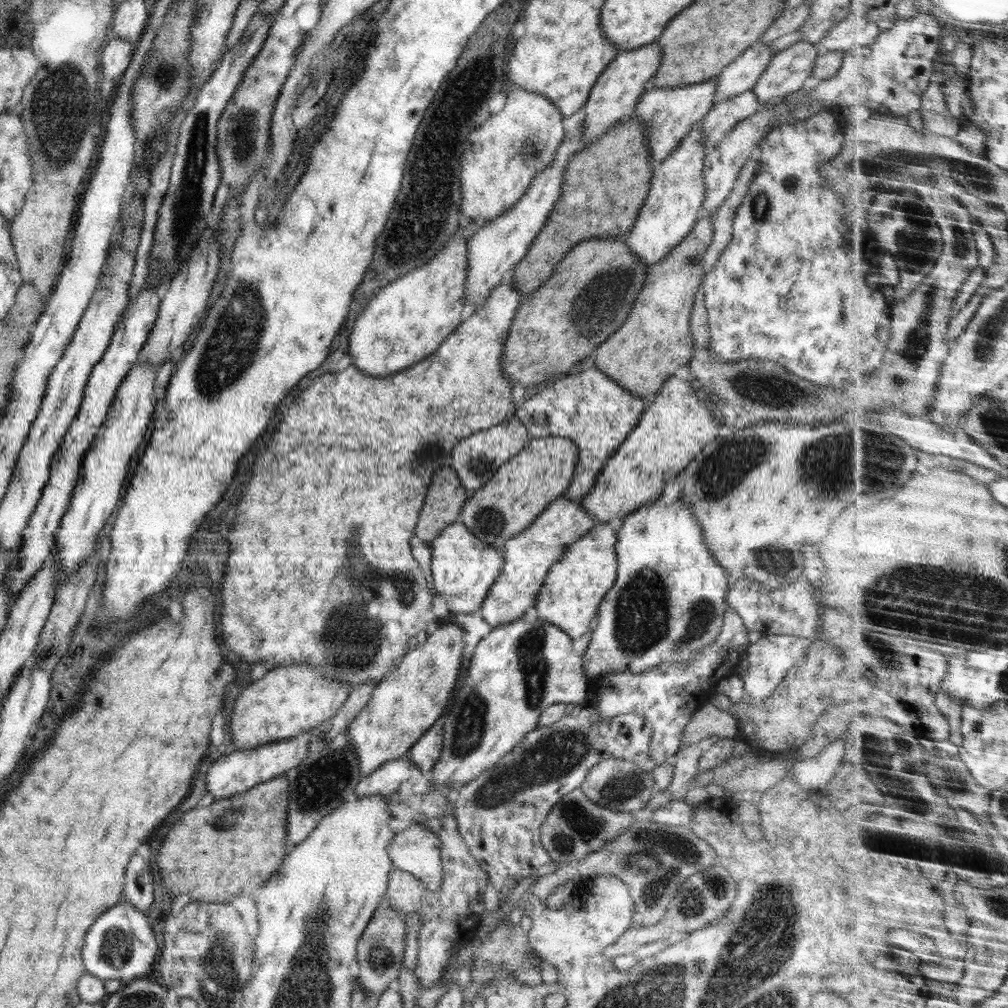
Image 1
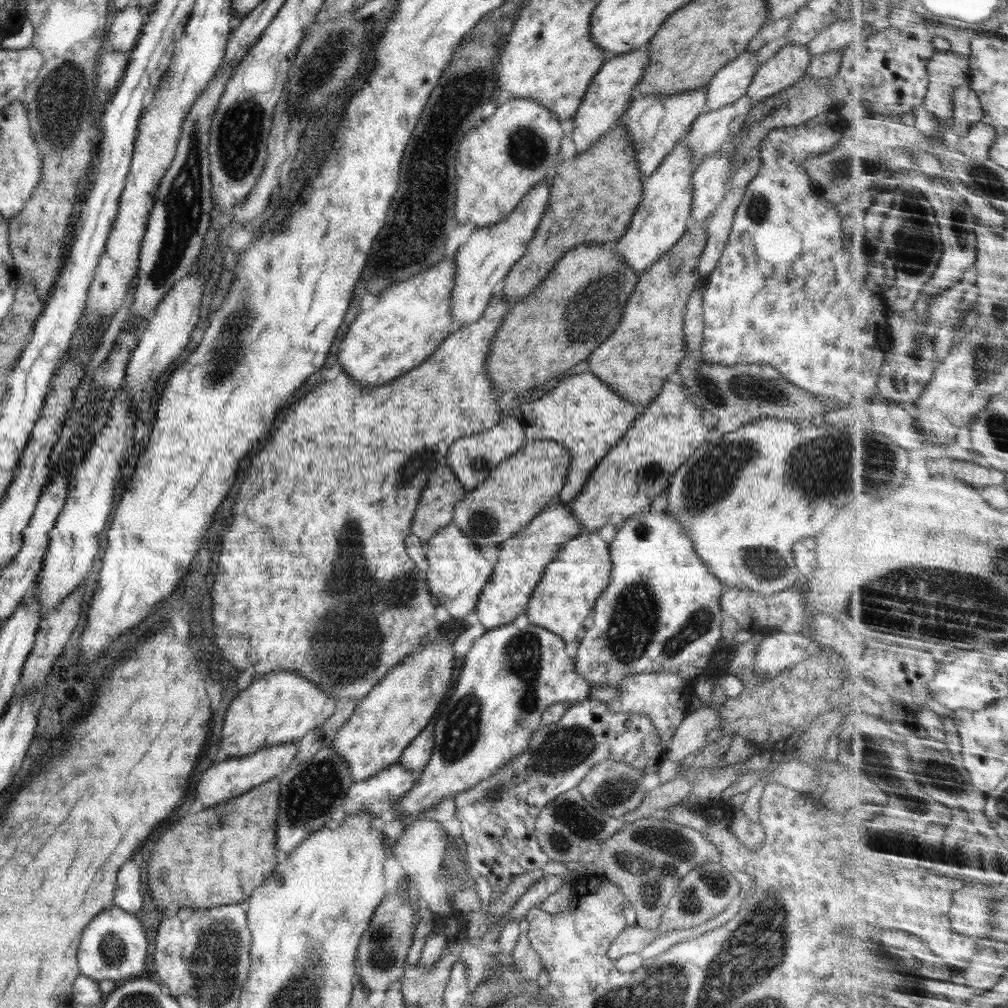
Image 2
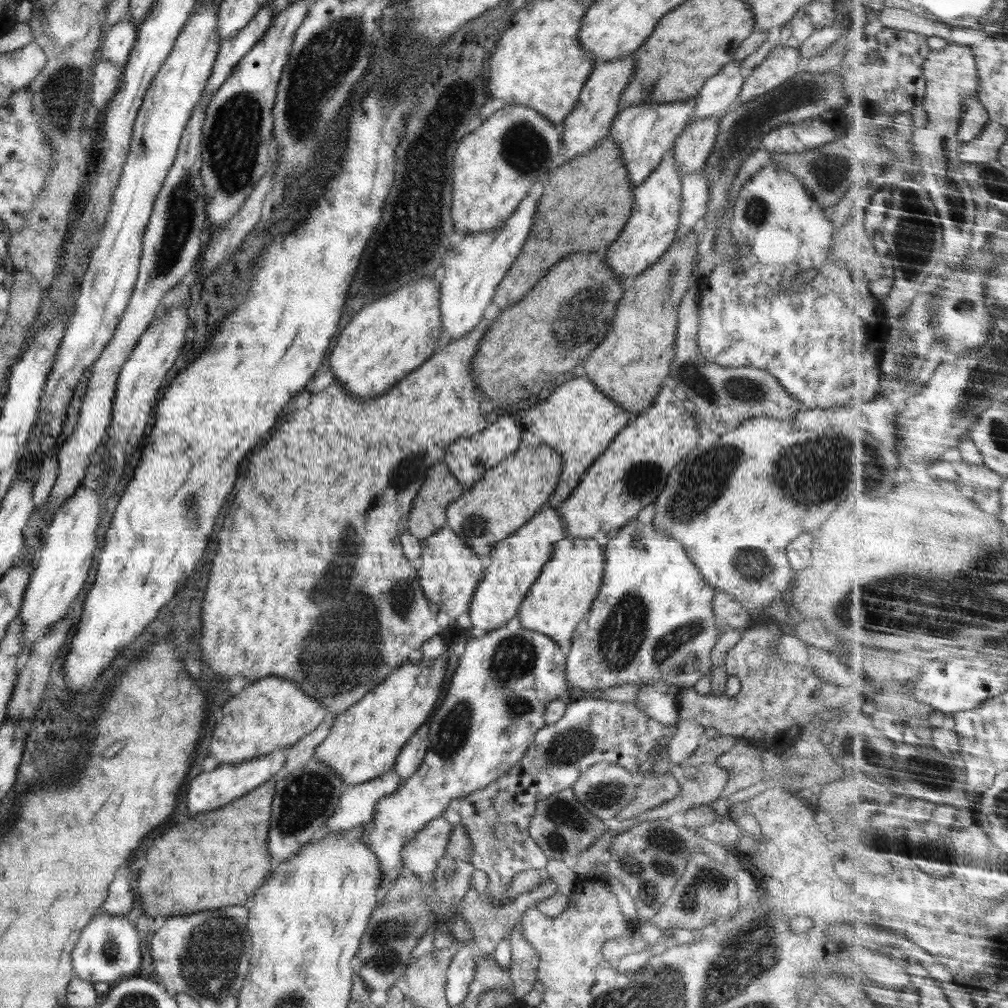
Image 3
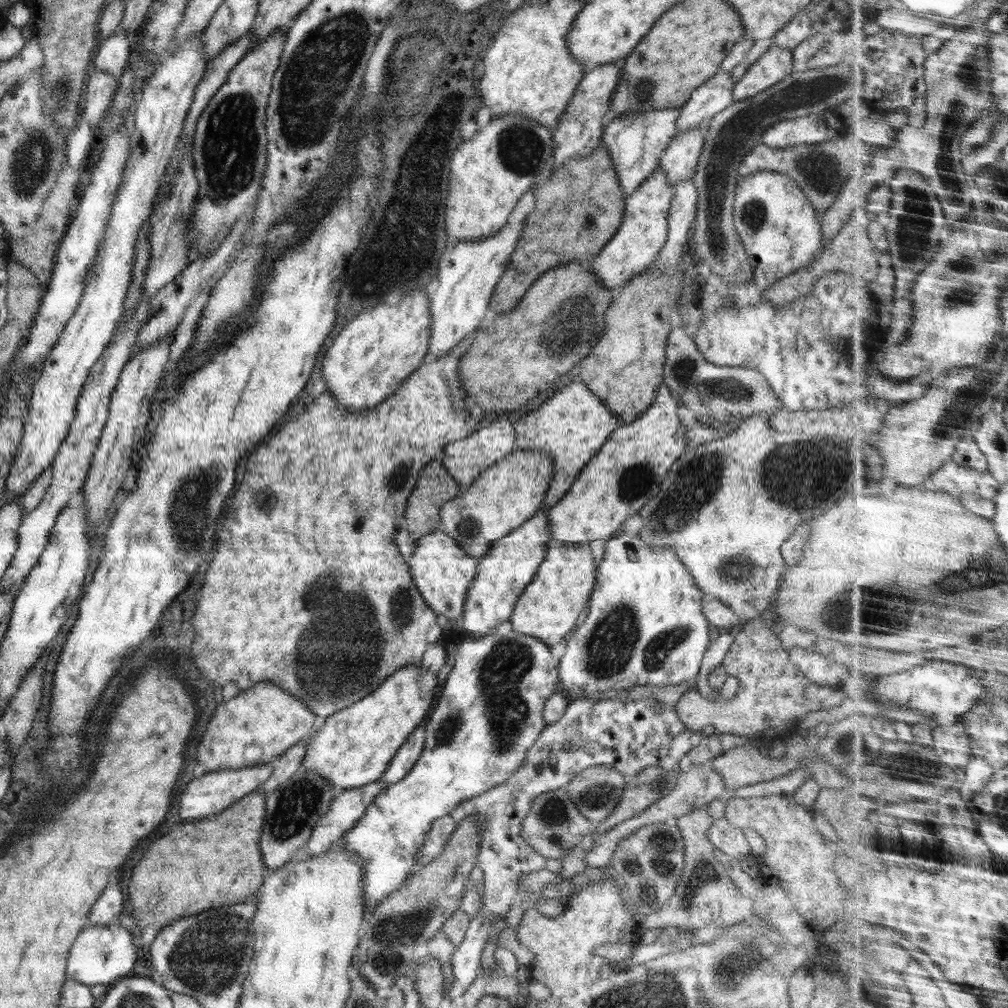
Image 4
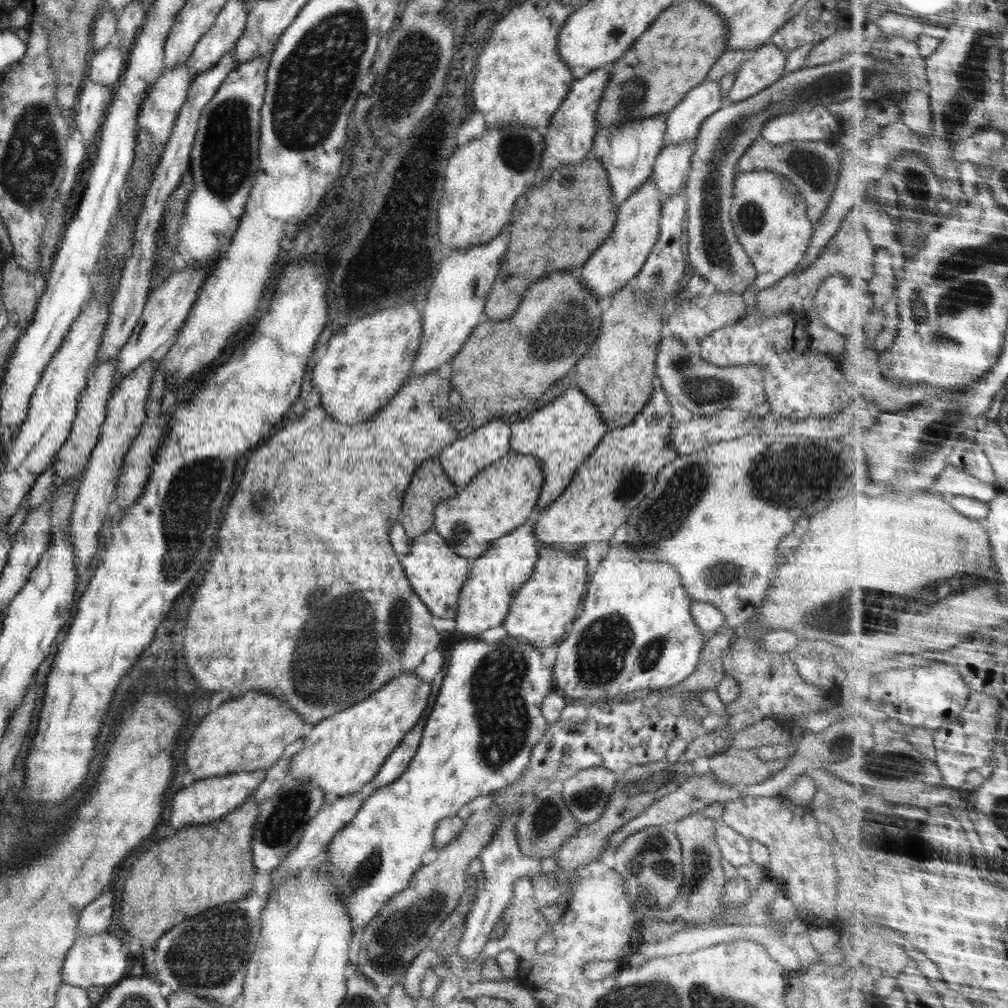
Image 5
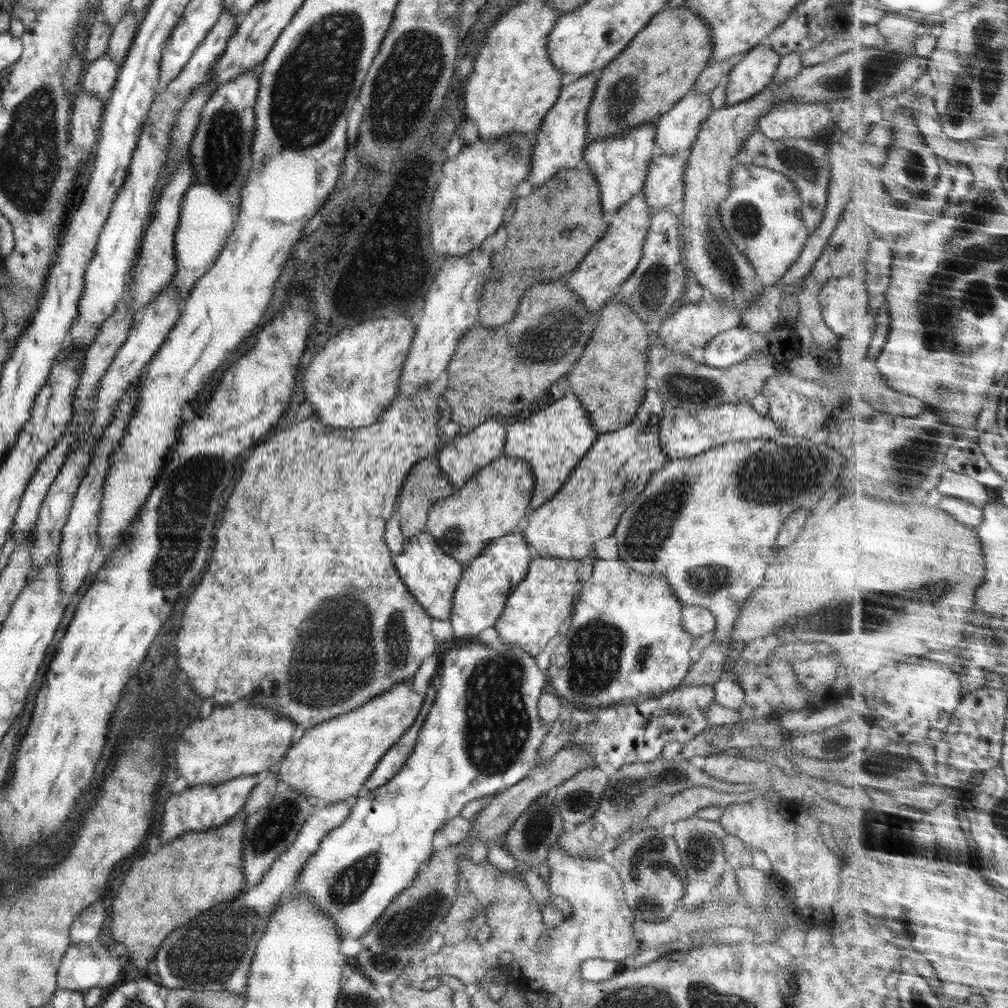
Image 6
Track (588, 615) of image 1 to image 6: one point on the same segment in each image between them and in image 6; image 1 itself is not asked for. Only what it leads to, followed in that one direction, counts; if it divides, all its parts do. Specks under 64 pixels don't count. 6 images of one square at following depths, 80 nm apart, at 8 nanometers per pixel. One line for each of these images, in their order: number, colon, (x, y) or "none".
2: (565, 596)
3: (561, 596)
4: (555, 601)
5: (550, 600)
6: (536, 606)

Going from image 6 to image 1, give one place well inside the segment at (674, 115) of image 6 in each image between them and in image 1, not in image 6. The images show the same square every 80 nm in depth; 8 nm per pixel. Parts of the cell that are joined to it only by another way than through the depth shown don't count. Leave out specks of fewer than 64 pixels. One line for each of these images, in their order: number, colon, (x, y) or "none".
1: (741, 74)
2: (726, 86)
3: (720, 92)
4: (710, 98)
5: (683, 121)

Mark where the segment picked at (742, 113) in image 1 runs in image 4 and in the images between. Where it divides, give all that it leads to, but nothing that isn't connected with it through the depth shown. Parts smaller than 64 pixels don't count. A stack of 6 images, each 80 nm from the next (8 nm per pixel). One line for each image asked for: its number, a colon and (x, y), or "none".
2: (708, 134)
3: (692, 148)
4: (682, 154)

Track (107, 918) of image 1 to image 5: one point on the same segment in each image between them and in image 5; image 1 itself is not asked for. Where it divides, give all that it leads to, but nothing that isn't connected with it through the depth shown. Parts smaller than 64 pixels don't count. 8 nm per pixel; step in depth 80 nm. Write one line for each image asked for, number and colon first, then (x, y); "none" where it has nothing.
2: (113, 946)
3: (108, 949)
4: (100, 954)
5: (94, 959)

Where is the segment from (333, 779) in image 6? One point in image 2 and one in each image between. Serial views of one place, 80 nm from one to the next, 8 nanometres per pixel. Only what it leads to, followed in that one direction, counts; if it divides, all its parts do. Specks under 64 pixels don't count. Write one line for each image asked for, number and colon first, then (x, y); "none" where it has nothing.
2: (384, 722)
3: (364, 741)
4: (353, 747)
5: (341, 753)

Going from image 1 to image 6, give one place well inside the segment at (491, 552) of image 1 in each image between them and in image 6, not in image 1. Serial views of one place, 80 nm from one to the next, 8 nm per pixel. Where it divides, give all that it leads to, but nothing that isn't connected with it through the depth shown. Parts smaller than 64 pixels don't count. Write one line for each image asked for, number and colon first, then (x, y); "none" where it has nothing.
2: (457, 572)
3: (449, 573)
4: (442, 572)
5: (436, 573)
6: (432, 577)

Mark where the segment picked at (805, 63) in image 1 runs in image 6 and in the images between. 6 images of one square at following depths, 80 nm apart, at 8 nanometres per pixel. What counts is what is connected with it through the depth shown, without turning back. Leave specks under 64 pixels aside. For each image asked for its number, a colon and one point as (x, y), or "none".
2: (789, 64)
3: (780, 64)
4: (771, 67)
5: (767, 65)
6: (752, 74)

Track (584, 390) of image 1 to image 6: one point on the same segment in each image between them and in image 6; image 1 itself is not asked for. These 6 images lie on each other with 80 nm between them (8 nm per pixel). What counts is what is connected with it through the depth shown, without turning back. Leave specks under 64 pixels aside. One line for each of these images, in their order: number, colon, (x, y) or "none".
2: (583, 414)
3: (576, 419)
4: (572, 424)
5: (562, 433)
6: (552, 440)

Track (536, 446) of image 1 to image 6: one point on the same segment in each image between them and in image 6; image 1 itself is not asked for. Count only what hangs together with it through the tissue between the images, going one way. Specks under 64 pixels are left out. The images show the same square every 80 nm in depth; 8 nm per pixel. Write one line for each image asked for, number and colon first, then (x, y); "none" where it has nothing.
2: (515, 491)
3: (508, 494)
4: (508, 493)
5: (500, 498)
6: (496, 499)

